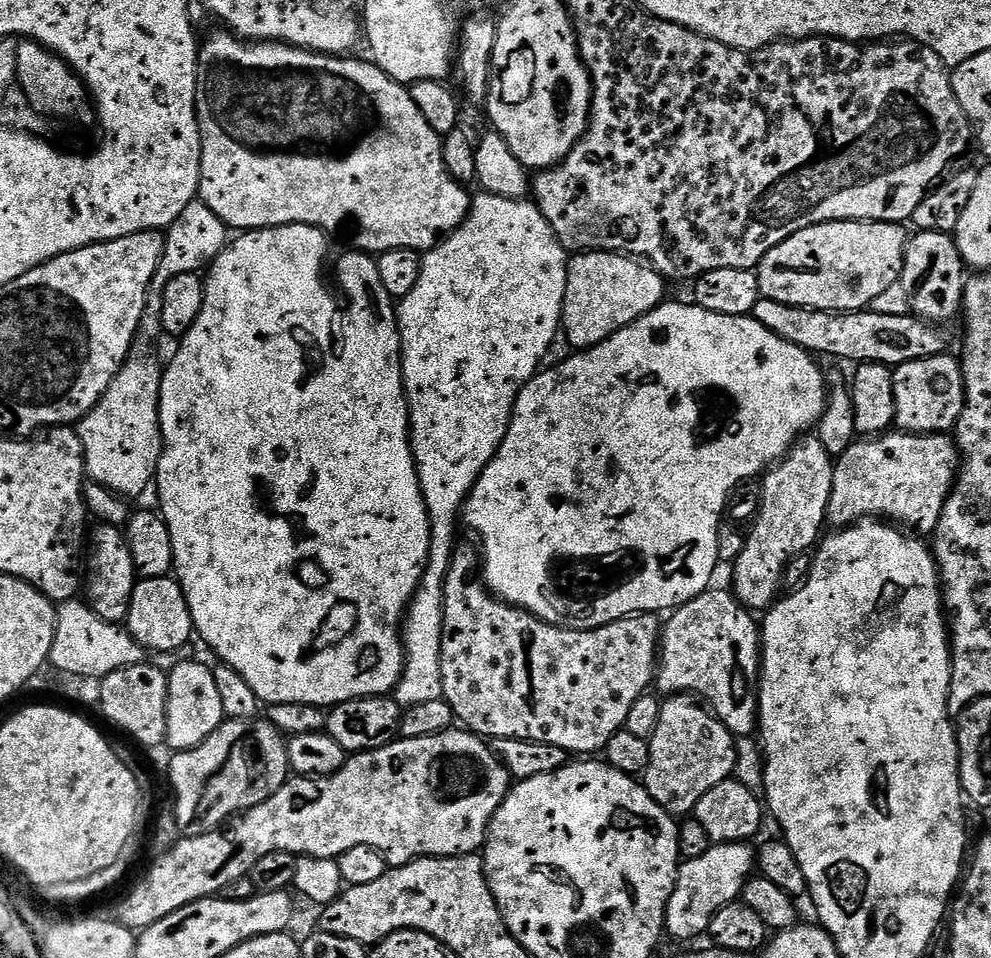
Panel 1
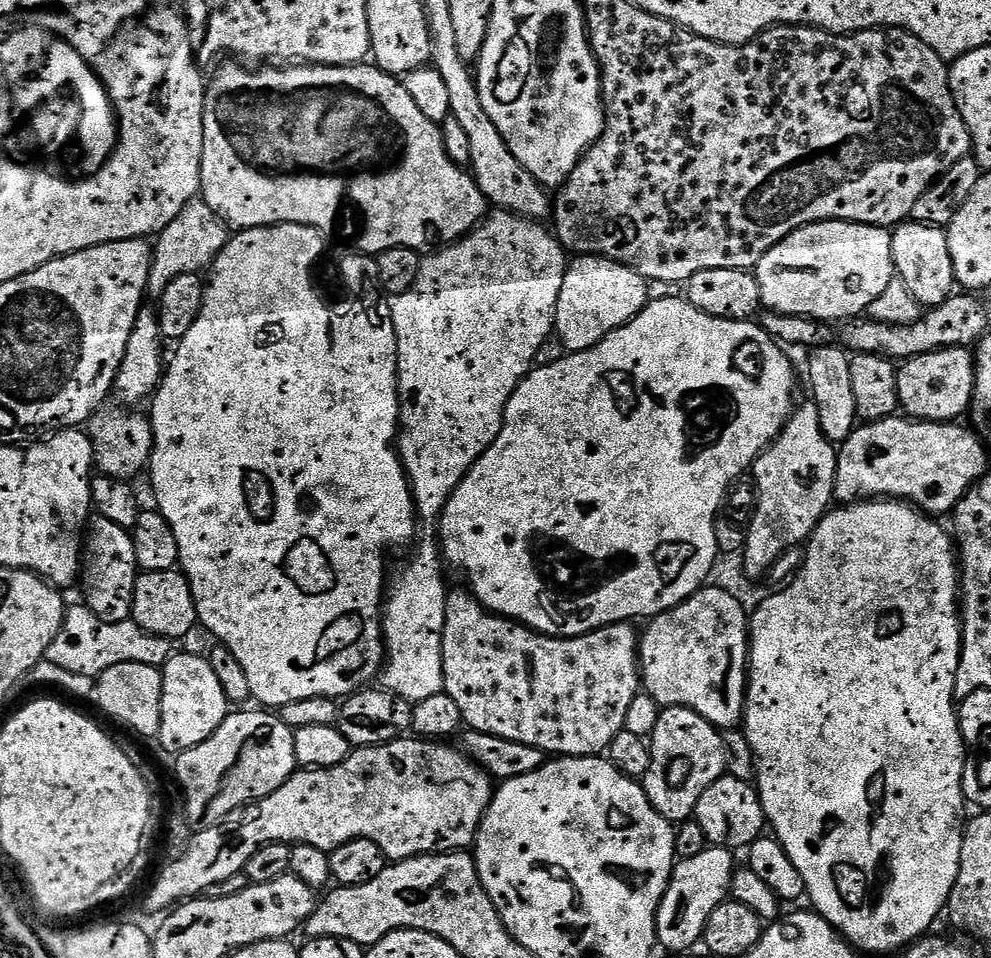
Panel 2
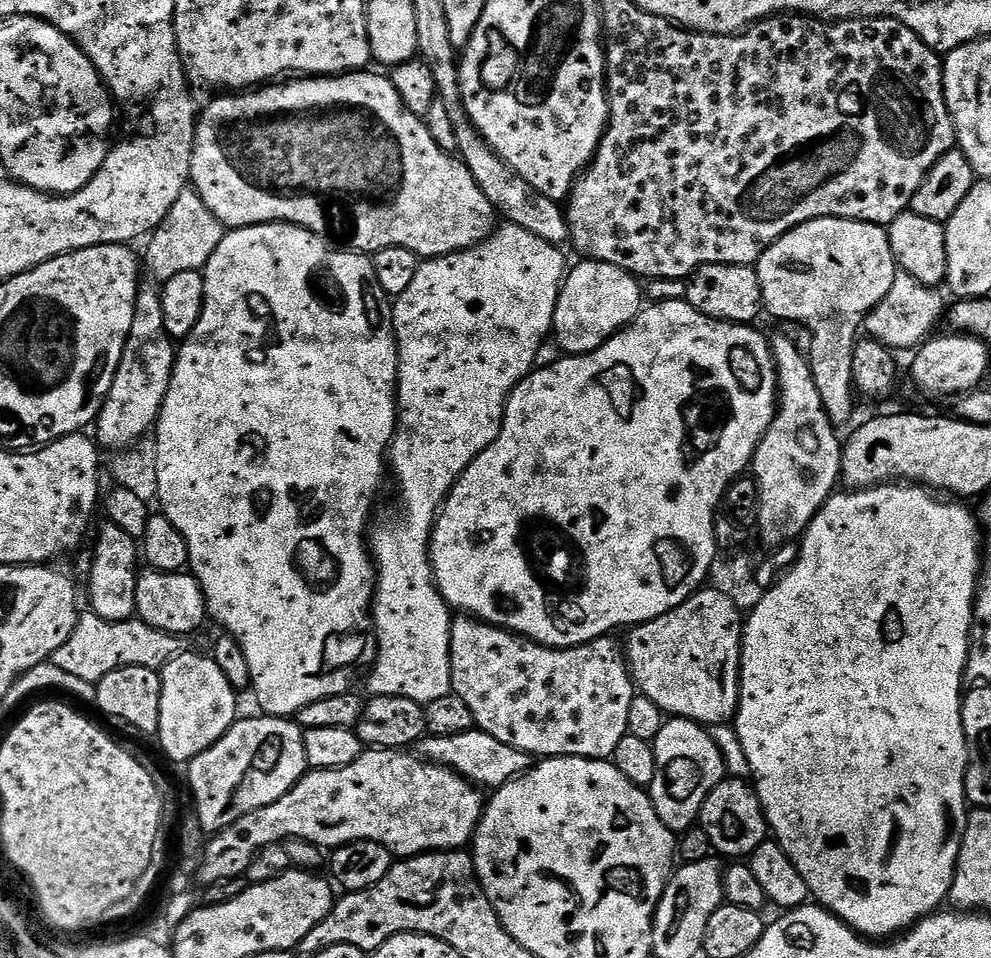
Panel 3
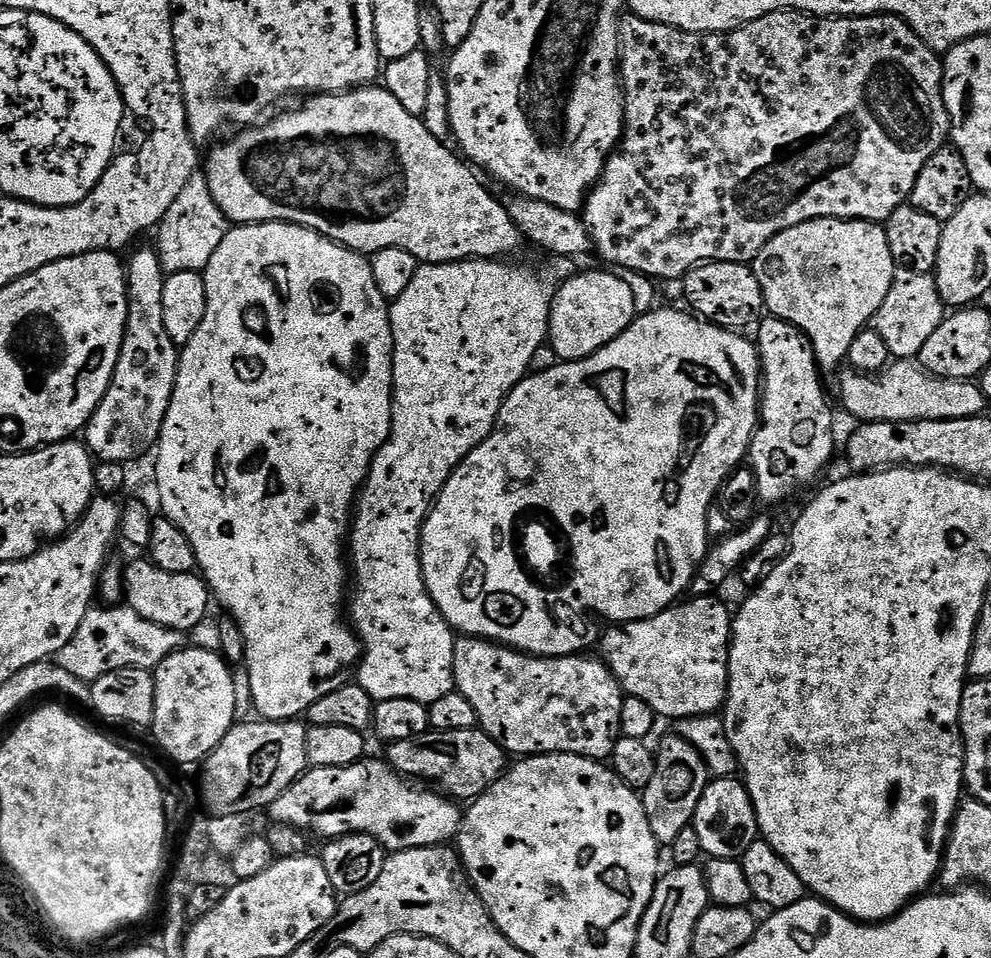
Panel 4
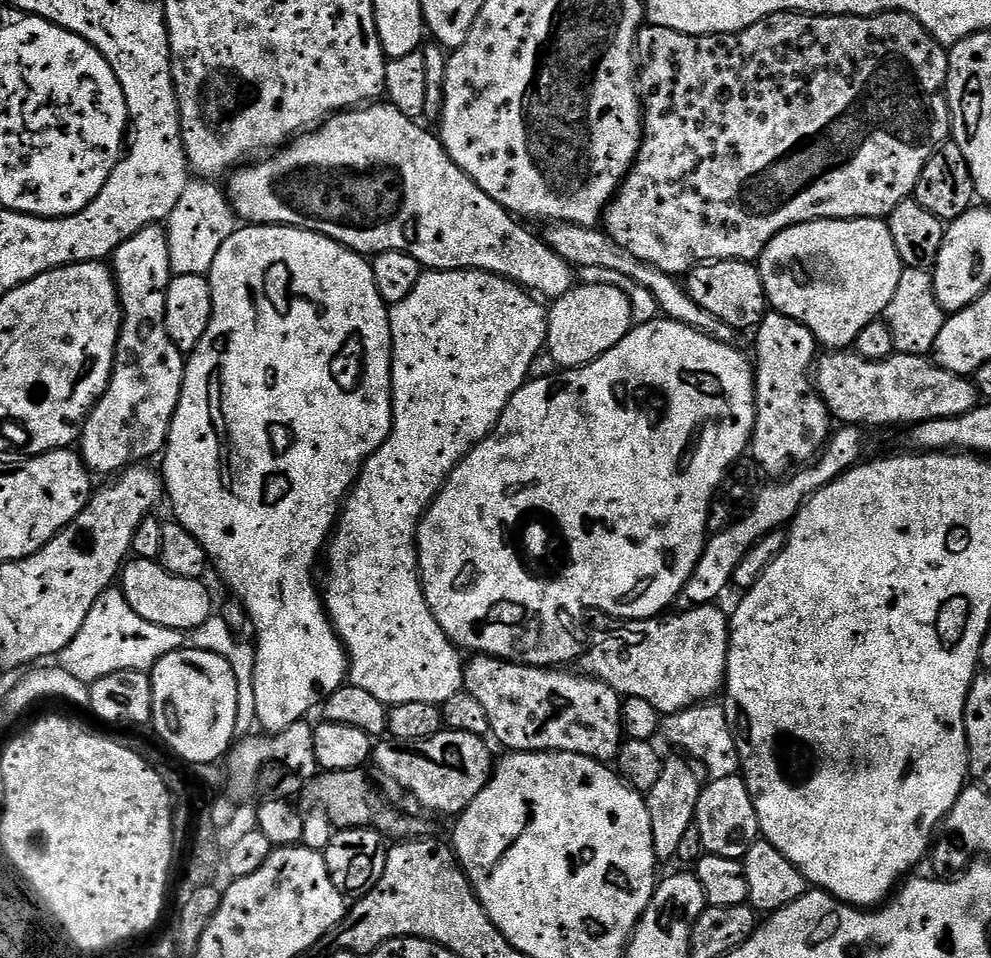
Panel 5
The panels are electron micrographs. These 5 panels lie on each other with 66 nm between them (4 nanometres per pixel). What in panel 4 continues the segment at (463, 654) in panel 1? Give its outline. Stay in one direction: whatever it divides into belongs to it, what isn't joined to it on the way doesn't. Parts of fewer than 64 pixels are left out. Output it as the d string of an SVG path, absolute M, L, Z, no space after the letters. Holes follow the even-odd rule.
M464 636L457 639L454 650L454 678L456 679L455 691L470 701L470 706L474 706L474 714L478 714L478 725L494 742L498 742L504 751L516 758L527 758L529 756L547 756L550 752L569 752L575 756L586 756L589 760L607 761L611 757L616 746L616 741L620 739L622 733L620 723L622 722L622 702L626 695L623 688L614 678L614 674L603 659L591 660L585 654L573 654L570 656L534 656L527 652L518 652L515 648L505 648L504 645L496 643L495 640L481 640L474 636Z

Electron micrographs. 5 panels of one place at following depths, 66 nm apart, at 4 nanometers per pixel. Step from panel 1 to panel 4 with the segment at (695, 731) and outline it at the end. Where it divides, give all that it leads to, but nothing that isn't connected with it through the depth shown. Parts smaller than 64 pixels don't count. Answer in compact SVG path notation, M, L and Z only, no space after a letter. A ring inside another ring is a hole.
M673 734L661 742L660 748L658 744L654 782L643 789L642 799L650 828L661 845L671 846L678 834L682 834L682 830L689 828L695 821L698 802L709 783L708 763L691 742L679 734Z

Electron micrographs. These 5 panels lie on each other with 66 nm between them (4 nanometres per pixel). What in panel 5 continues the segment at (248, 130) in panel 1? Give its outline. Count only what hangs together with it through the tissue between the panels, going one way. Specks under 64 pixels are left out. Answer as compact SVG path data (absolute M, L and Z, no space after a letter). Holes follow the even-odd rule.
M372 102L367 106L361 106L355 110L347 112L338 112L335 116L328 117L323 124L305 131L303 134L291 139L279 150L271 153L272 160L260 160L245 163L243 166L235 169L227 177L226 195L229 204L232 205L237 217L249 225L257 224L286 224L289 228L305 228L311 232L317 232L323 236L330 237L331 240L337 240L340 244L345 244L347 248L361 254L375 254L377 252L405 252L410 254L420 264L421 269L434 272L449 272L450 270L462 270L463 268L473 268L479 272L489 272L495 276L504 276L508 280L513 280L521 288L535 294L537 297L545 298L549 301L556 300L562 294L569 292L574 286L574 269L554 250L549 244L544 243L539 235L536 236L511 212L507 212L494 198L486 194L462 169L458 167L450 158L450 154L444 149L444 143L440 141L439 135L435 131L427 132L423 128L423 123L409 118L402 114L391 102Z

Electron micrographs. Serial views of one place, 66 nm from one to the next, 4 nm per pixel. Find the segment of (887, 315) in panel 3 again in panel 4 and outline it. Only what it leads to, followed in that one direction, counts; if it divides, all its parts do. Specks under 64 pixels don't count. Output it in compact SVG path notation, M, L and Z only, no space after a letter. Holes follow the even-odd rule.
M897 267L890 292L869 320L869 327L885 339L895 359L915 359L919 357L927 339L938 330L945 315L946 305L937 289L935 277L925 272Z

